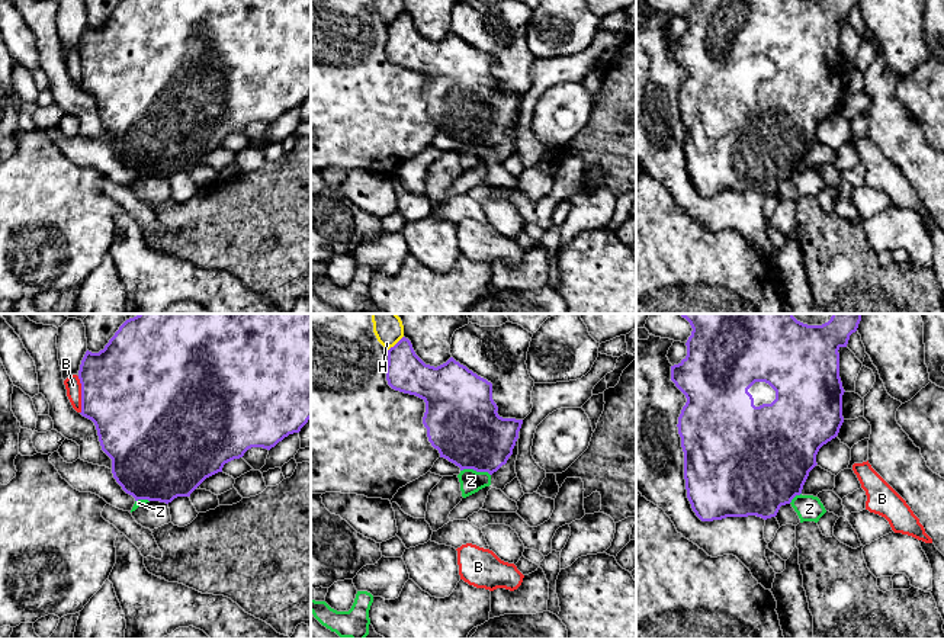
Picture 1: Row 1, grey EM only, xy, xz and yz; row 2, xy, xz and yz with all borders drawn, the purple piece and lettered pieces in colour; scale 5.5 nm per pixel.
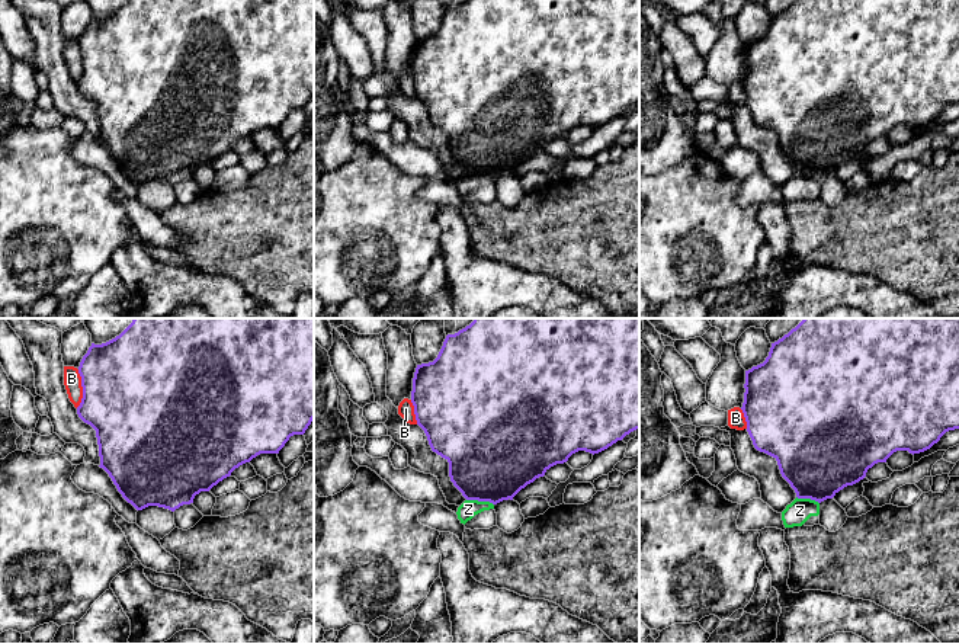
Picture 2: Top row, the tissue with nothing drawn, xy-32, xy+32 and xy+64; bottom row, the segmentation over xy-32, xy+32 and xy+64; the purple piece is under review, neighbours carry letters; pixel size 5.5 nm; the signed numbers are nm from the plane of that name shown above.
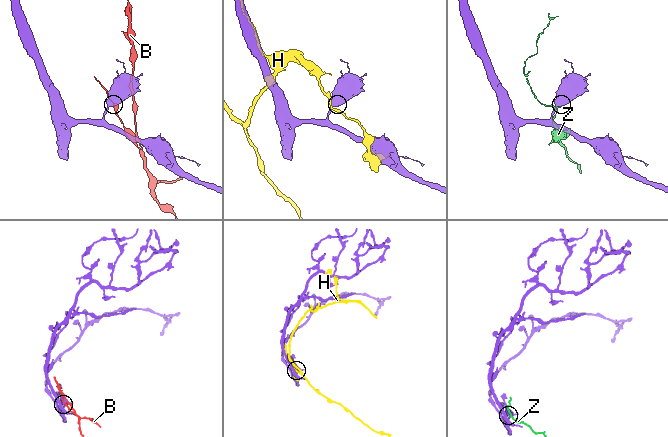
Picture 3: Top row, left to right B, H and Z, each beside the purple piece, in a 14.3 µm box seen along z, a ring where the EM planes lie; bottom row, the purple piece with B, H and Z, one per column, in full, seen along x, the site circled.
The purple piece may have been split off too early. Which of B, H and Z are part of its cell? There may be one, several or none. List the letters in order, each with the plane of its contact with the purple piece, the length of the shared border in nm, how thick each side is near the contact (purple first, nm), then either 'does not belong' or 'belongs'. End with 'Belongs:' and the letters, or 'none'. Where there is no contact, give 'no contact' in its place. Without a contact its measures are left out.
B: contact in xy; length 200 nm; calibres 500 and 90 nm; does not belong
H: contact in xz; length 120 nm; calibres 220 and 120 nm; does not belong
Z: contact in xz; length 170 nm; calibres 400 and 130 nm; does not belong
Belongs: none

